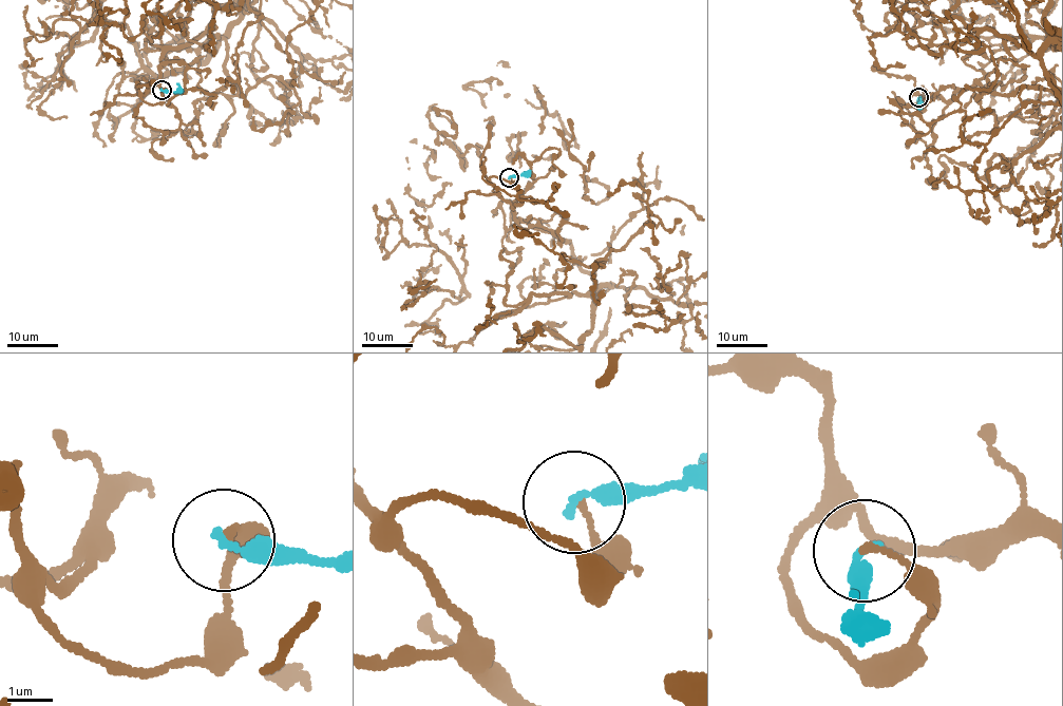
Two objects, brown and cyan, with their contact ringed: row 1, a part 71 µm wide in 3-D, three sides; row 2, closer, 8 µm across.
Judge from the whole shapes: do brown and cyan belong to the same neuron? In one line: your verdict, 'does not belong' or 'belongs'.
does not belong

